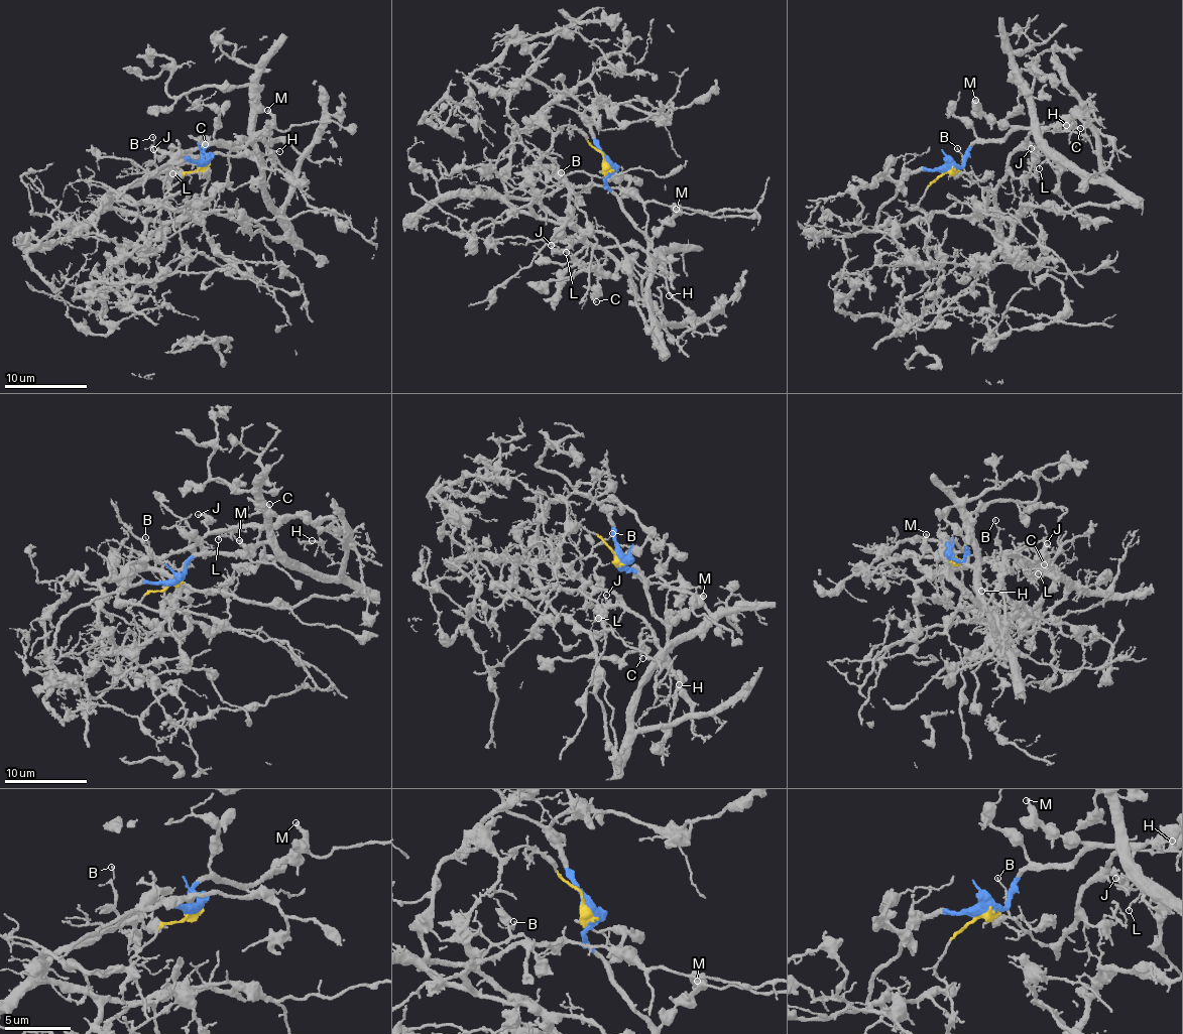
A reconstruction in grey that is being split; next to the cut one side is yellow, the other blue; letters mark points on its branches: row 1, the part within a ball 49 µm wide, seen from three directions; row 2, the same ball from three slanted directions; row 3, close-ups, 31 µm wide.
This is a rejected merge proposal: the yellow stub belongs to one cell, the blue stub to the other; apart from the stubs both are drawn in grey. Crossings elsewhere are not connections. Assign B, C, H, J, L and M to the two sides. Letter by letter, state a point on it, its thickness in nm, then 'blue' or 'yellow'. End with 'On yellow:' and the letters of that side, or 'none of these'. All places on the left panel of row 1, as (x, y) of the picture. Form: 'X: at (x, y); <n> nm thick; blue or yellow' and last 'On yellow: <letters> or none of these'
B: at (152, 137); 100 nm thick; yellow
C: at (205, 144); 190 nm thick; yellow
H: at (279, 151); 120 nm thick; yellow
J: at (153, 149); 190 nm thick; yellow
L: at (172, 173); 100 nm thick; yellow
M: at (267, 110); 280 nm thick; blue
On yellow: B, C, H, J, L

